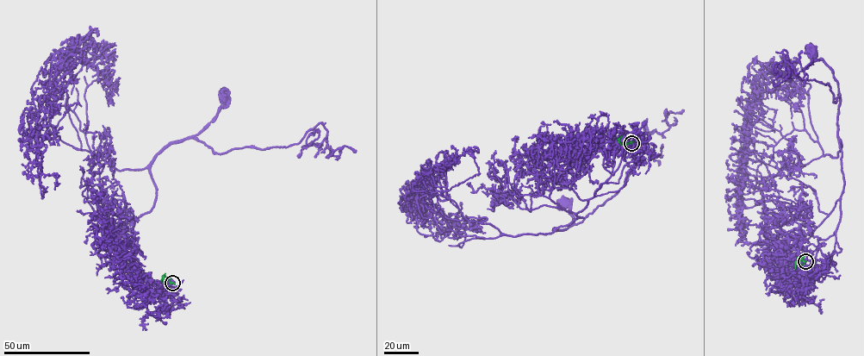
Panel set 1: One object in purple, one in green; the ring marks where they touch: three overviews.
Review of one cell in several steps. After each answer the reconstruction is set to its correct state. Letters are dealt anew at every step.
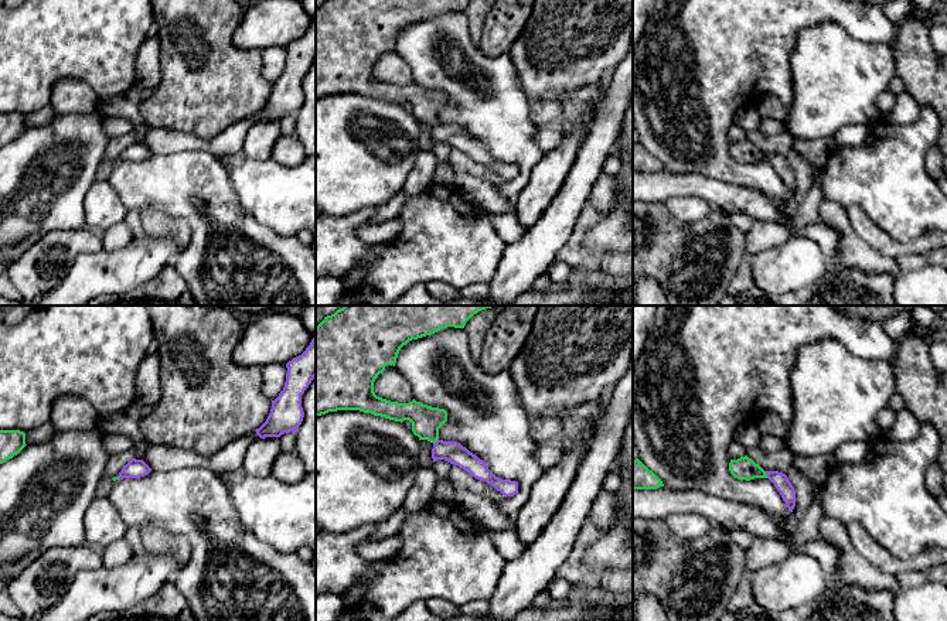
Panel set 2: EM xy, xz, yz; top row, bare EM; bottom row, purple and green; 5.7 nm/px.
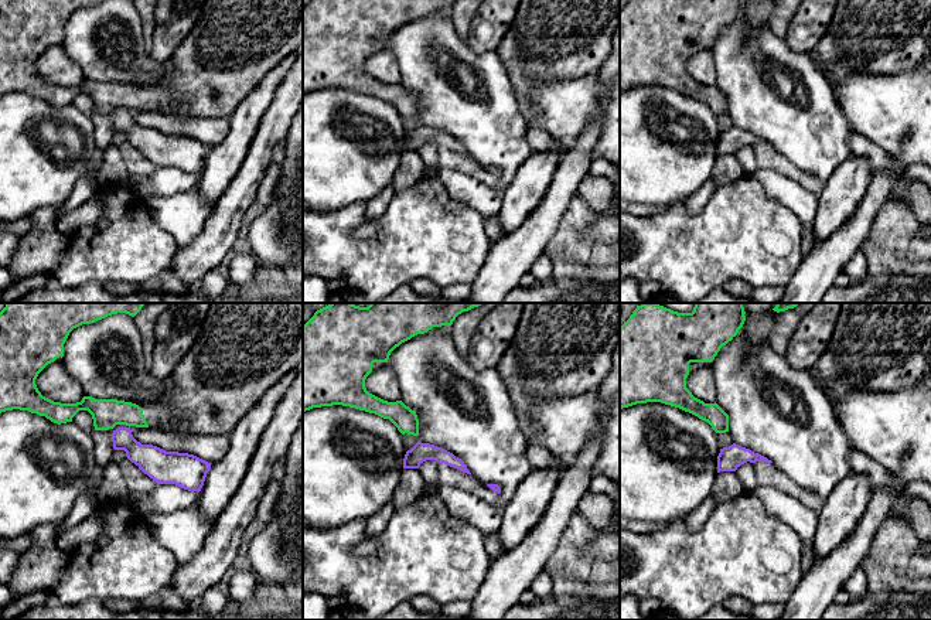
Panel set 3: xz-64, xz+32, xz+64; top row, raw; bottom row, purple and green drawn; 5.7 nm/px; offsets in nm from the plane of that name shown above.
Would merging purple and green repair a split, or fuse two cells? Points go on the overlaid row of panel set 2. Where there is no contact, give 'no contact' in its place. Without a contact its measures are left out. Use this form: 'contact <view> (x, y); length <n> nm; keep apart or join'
contact yz (766, 473); length 40 nm; keep apart

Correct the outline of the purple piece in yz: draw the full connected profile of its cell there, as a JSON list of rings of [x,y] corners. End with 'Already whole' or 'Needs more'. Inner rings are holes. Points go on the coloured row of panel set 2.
[[[766,471],[767,478],[774,484],[777,491],[780,492],[786,506],[790,512],[793,512],[796,506],[796,491],[787,475],[779,471]]]. Already whole

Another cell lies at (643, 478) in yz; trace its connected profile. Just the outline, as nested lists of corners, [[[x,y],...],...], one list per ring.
[[[638,458],[633,460],[633,489],[657,489],[662,481],[651,472]]]

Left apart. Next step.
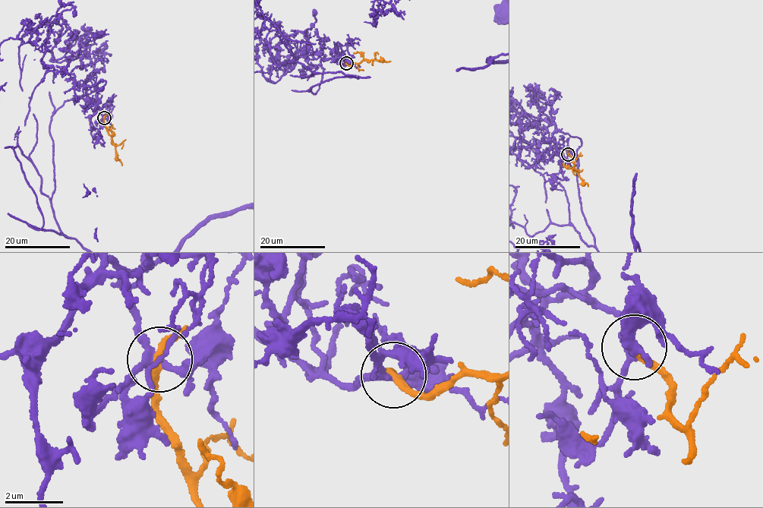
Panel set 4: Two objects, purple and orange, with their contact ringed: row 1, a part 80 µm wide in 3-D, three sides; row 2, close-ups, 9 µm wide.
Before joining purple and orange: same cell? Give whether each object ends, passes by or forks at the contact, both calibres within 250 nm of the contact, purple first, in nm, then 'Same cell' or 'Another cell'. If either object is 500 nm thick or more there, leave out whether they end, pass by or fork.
At the ring purple forks. At the ring orange passes by. Thickness 200 nm (purple) against 240 nm. Another cell

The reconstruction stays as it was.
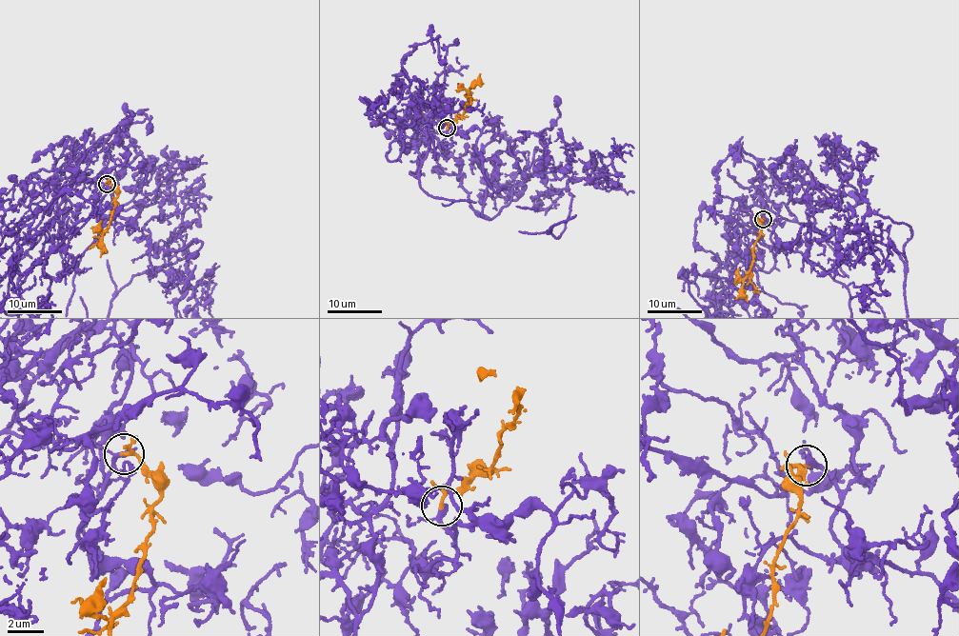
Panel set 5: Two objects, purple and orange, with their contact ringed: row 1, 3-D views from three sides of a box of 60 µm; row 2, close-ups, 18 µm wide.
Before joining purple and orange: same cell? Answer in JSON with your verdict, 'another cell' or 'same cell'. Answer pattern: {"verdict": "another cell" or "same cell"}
{"verdict": "same cell"}

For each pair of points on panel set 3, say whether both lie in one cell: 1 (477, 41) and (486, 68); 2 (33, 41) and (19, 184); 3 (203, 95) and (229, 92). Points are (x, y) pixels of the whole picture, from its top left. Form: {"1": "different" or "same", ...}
{"1": "different", "2": "different", "3": "same"}

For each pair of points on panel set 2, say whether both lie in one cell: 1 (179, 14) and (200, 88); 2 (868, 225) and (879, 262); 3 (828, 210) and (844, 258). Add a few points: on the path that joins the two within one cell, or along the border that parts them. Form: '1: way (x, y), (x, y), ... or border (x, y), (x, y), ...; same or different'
1: way (193, 33), (194, 70); same
2: border (851, 227), (874, 248), (895, 259); different
3: way (838, 221), (845, 229), (845, 246); same

